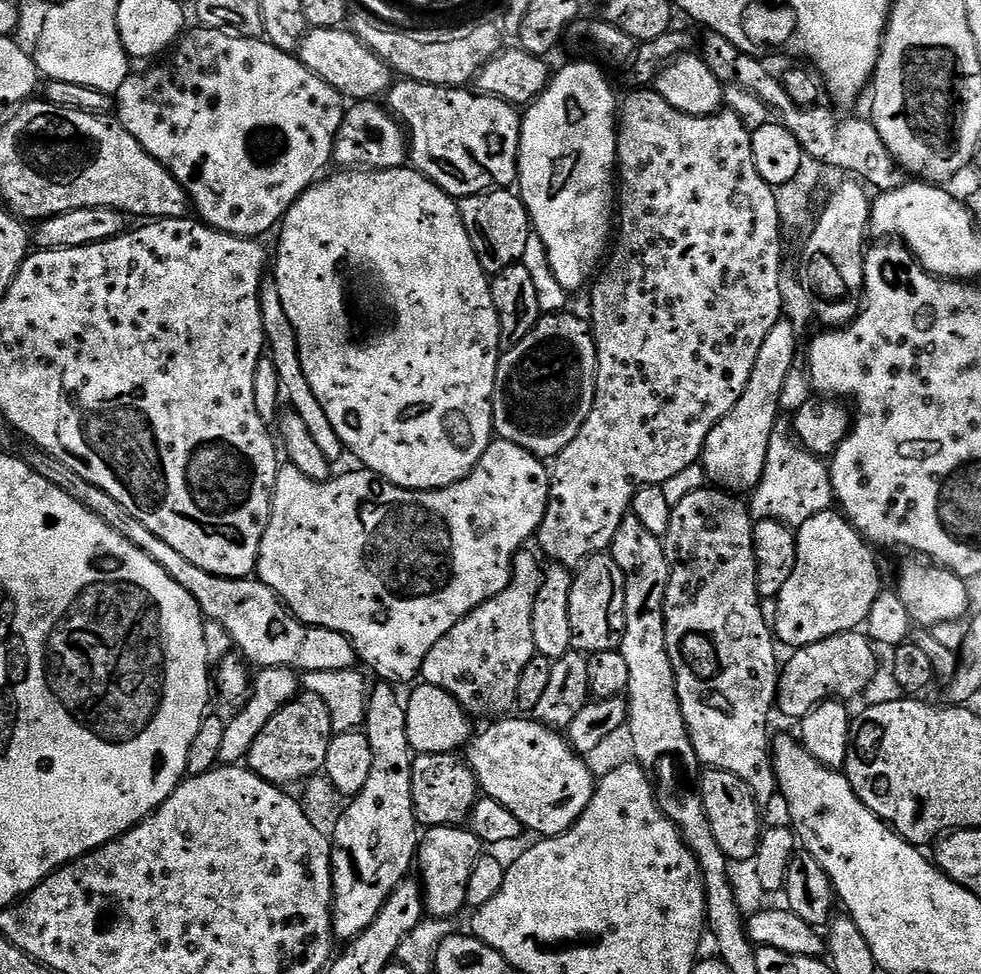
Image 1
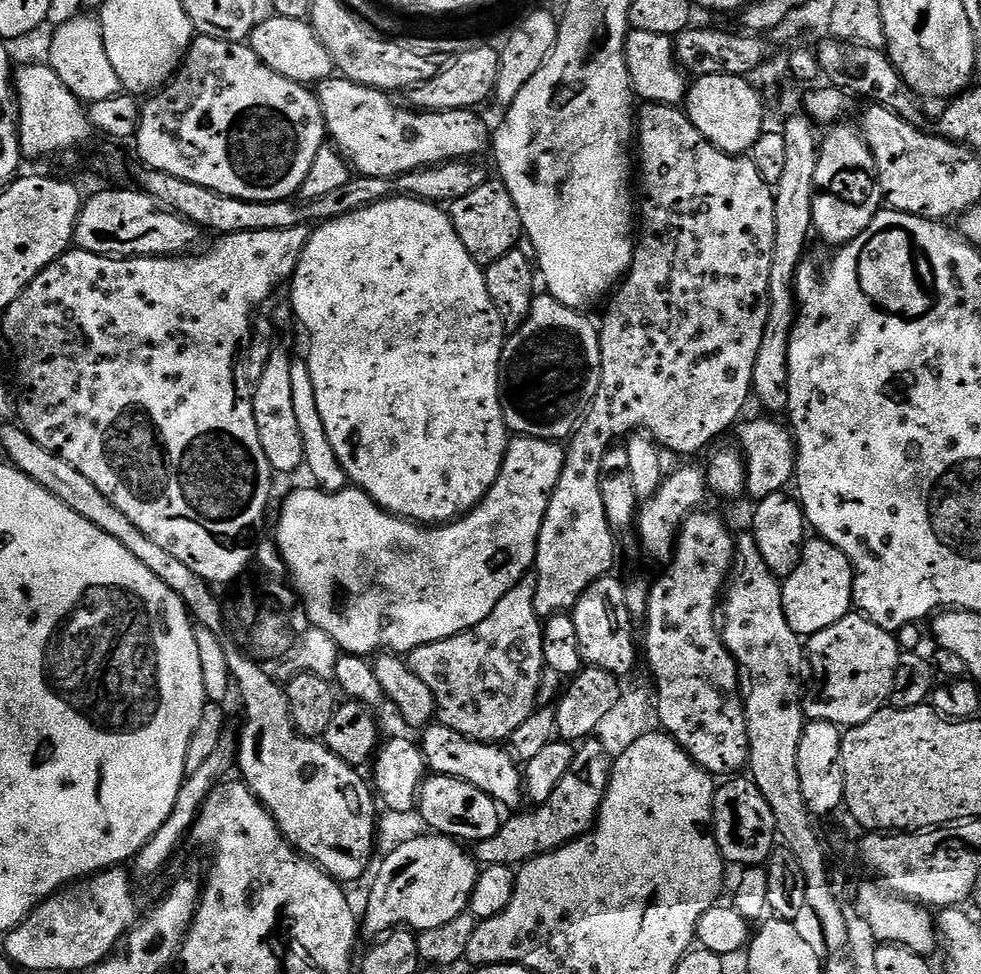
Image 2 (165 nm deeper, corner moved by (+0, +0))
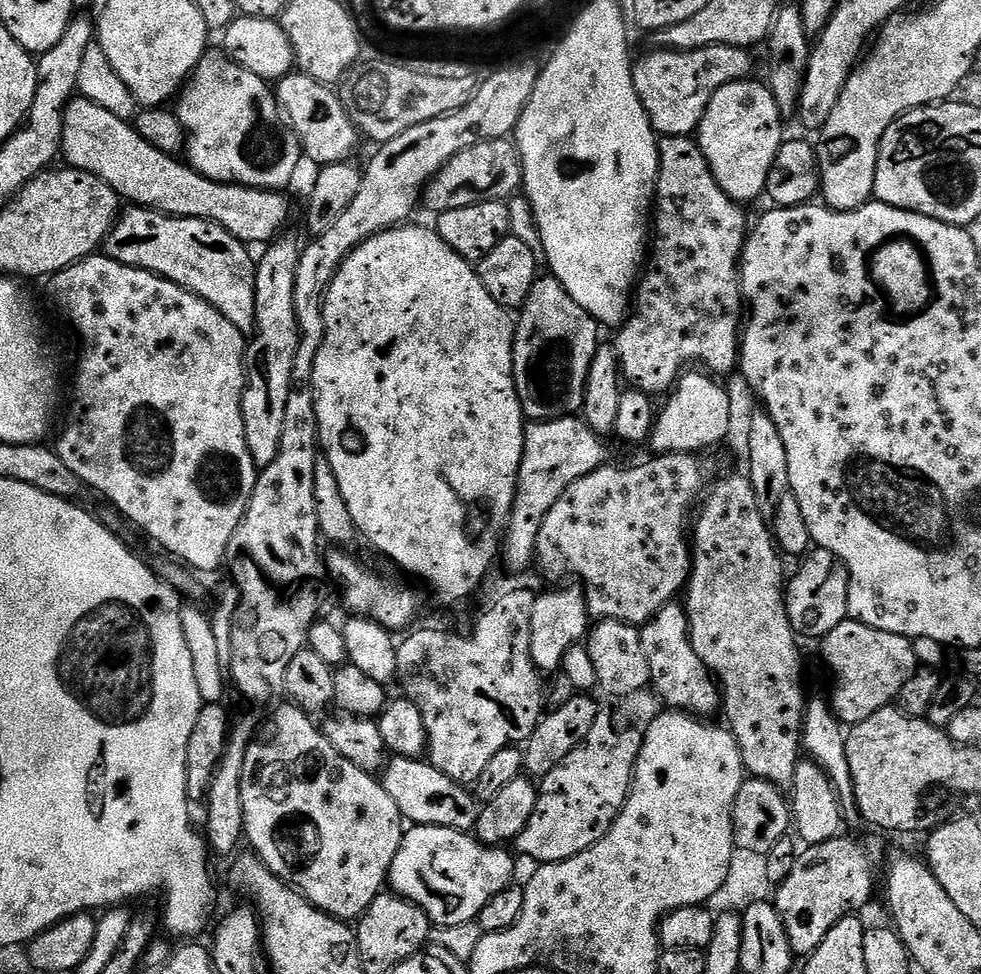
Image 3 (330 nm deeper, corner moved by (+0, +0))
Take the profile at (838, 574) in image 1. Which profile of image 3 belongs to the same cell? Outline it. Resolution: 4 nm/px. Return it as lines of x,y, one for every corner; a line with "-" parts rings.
816,548
809,551
803,557
800,569
796,577
789,579
786,584
784,604
788,608
788,617
792,623
792,629
801,637
817,636
823,638
834,630
834,626
849,619
848,614
848,572
833,552
827,552
824,548

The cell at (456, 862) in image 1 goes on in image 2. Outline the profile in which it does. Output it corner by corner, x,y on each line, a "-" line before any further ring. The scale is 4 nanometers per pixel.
589,738
575,749
572,757
572,769
566,774
566,778
562,778
562,782
558,782
558,786
554,786
554,794
550,794
550,798
546,803
533,807
532,812
521,811
519,814
512,816
501,823
498,834
494,834
494,838
486,838
481,844
475,845
474,856
481,865
485,864
510,864
519,866
525,860
532,860
535,856
541,856
547,852
553,852
555,848
560,848
564,844
577,840
579,836
587,836
592,830
592,825
596,823
596,815
600,812
600,807
604,801
604,795
608,789
608,783
612,777
613,757
608,756
606,750
600,745
596,738

